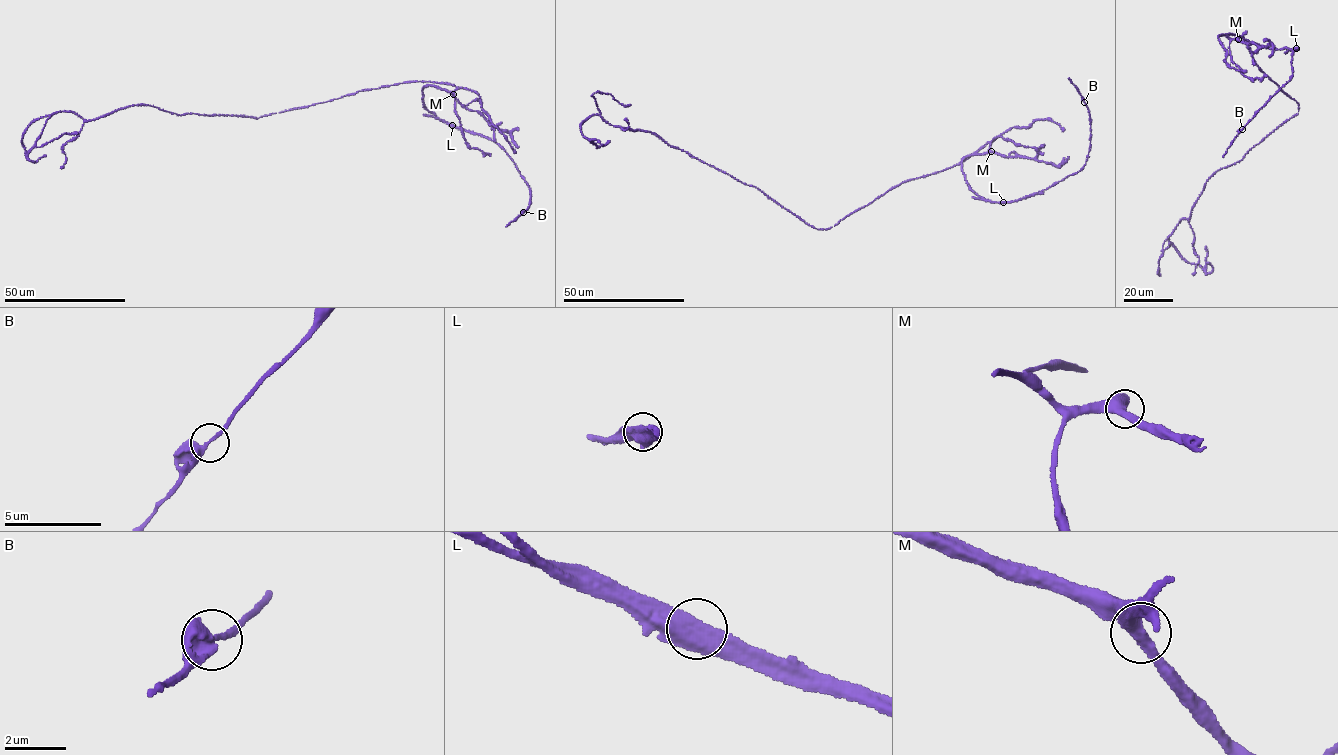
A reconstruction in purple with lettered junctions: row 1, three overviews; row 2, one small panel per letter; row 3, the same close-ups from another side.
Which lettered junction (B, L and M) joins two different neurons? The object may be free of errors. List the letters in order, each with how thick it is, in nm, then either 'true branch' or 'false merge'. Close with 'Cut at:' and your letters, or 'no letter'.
B: 280 nm | true branch
L: 600 nm | false merge
M: 550 nm | true branch
Cut at: L

